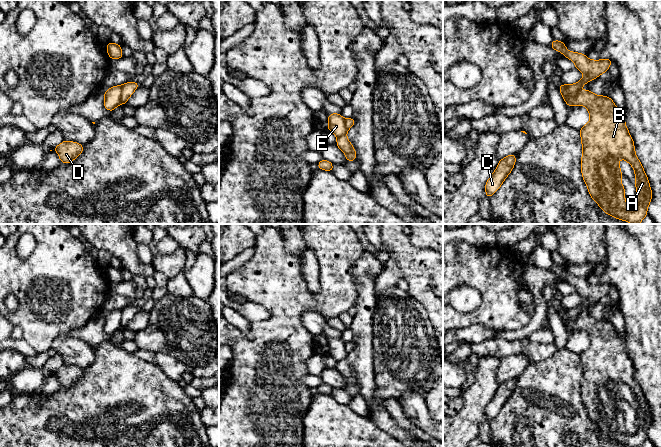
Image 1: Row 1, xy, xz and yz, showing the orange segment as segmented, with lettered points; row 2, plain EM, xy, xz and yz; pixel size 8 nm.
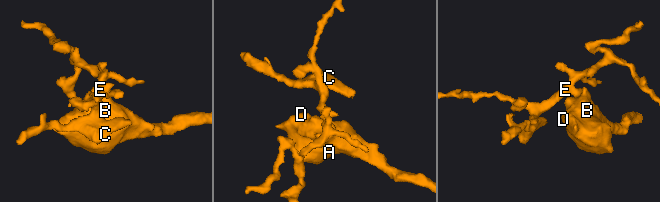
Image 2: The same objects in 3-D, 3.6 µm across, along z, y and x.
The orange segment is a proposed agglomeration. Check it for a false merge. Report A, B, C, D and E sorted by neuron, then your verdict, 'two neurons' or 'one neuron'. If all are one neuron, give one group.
A B D / C E; two neurons

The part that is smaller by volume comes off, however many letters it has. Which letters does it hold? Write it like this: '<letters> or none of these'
C, E

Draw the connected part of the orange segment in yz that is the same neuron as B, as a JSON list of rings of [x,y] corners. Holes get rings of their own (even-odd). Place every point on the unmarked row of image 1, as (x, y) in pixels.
[[[565,308],[559,311],[566,328],[569,331],[584,329],[590,338],[590,345],[579,354],[583,370],[581,396],[590,420],[610,440],[640,447],[648,439],[652,415],[635,378],[634,366],[624,340],[610,321],[597,320],[590,314],[584,314],[573,323],[567,318],[566,311]],[[621,382],[635,395],[637,419],[634,433],[630,433],[625,425],[622,396],[618,387]]]

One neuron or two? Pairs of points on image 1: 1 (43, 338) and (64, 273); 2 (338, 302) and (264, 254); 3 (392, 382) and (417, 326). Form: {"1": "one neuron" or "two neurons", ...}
{"1": "one neuron", "2": "one neuron", "3": "one neuron"}

